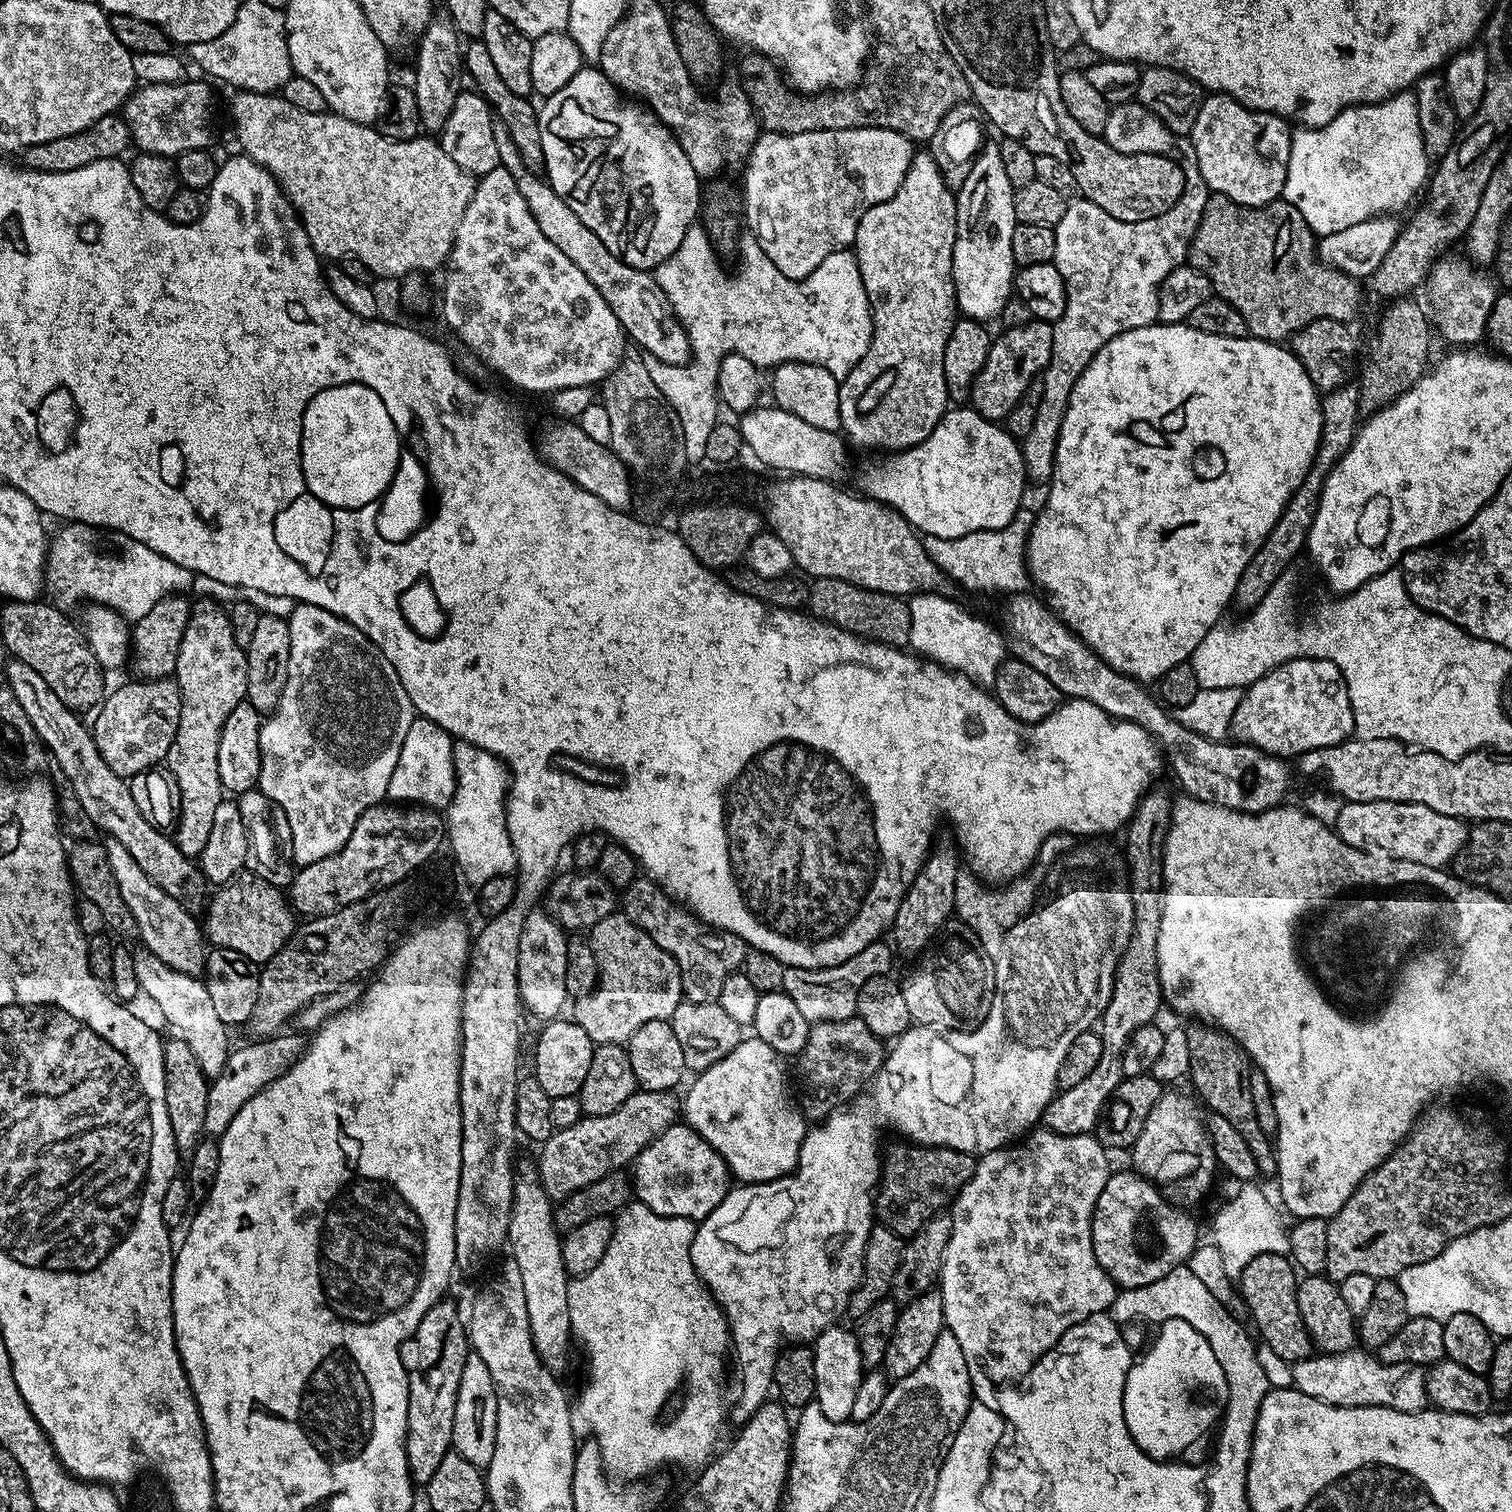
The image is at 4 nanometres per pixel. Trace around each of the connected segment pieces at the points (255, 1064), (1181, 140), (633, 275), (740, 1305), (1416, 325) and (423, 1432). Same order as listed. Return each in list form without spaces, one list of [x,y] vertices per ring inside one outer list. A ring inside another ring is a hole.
[[[284,1035],[258,1038],[252,1042],[254,1044],[244,1044],[241,1048],[233,1047],[229,1051],[226,1066],[222,1066],[222,1074],[215,1079],[214,1094],[208,1097],[204,1129],[209,1135],[223,1135],[226,1126],[230,1126],[234,1114],[238,1114],[238,1110],[242,1110],[242,1106],[250,1102],[254,1094],[273,1084],[304,1053],[306,1040],[303,1035]]]
[[[1127,100],[1109,111],[1104,136],[1117,141],[1141,140],[1144,143],[1141,145],[1154,146],[1159,156],[1178,160],[1184,175],[1184,189],[1182,198],[1178,198],[1178,202],[1174,202],[1166,214],[1158,214],[1142,222],[1122,222],[1106,214],[1106,210],[1096,208],[1094,202],[1076,198],[1069,203],[1062,220],[1055,226],[1054,263],[1058,274],[1062,274],[1064,279],[1068,301],[1062,318],[1052,324],[1050,362],[1044,367],[1039,381],[1041,384],[1038,384],[1040,405],[1034,426],[1030,426],[1020,444],[1025,477],[1041,486],[1047,485],[1052,479],[1058,430],[1082,370],[1090,366],[1094,354],[1098,354],[1098,350],[1102,350],[1110,338],[1126,330],[1157,323],[1160,315],[1160,283],[1187,261],[1188,247],[1182,244],[1182,240],[1192,242],[1210,195],[1208,183],[1198,170],[1198,158],[1194,154],[1191,139],[1188,136],[1175,136],[1136,100]]]
[[[502,126],[494,130],[494,142],[498,142],[498,154],[500,155],[500,167],[505,168],[514,178],[518,190],[522,190],[522,198],[526,198],[526,206],[530,206],[530,214],[534,214],[534,222],[538,222],[538,230],[590,278],[594,290],[606,298],[606,306],[614,310],[614,318],[618,318],[620,327],[629,341],[632,340],[637,349],[643,350],[651,359],[660,360],[664,364],[679,364],[681,366],[689,363],[692,355],[692,347],[688,341],[686,330],[676,319],[676,313],[668,304],[668,299],[663,290],[658,286],[655,275],[643,268],[635,268],[625,264],[620,257],[615,256],[582,222],[578,214],[566,206],[566,202],[558,194],[554,194],[547,182],[537,173],[531,172],[522,162],[510,134]]]
[[[1099,888],[1097,892],[1072,892],[1056,900],[1056,904],[1044,906],[1044,912],[1032,912],[1032,920],[1019,920],[1012,928],[1003,933],[1002,943],[995,953],[996,989],[992,991],[992,1003],[988,1005],[988,1016],[979,1021],[971,1030],[929,1030],[919,1026],[911,1026],[891,1045],[885,1055],[884,1065],[876,1071],[870,1081],[869,1094],[860,1094],[847,1106],[828,1113],[815,1126],[809,1127],[804,1135],[802,1150],[798,1154],[796,1171],[770,1182],[761,1184],[740,1184],[733,1187],[722,1198],[722,1202],[704,1220],[695,1225],[688,1245],[688,1258],[692,1263],[705,1289],[720,1303],[724,1316],[728,1320],[731,1343],[734,1345],[734,1356],[740,1359],[740,1376],[744,1379],[744,1389],[740,1392],[740,1409],[737,1410],[737,1421],[743,1422],[760,1409],[761,1404],[769,1399],[773,1391],[772,1371],[776,1355],[780,1353],[782,1342],[789,1336],[792,1342],[812,1342],[826,1328],[833,1327],[834,1322],[848,1310],[848,1295],[860,1284],[864,1273],[864,1251],[866,1238],[870,1238],[870,1229],[874,1226],[874,1193],[877,1191],[882,1175],[882,1152],[880,1156],[880,1128],[893,1128],[912,1139],[916,1146],[935,1146],[953,1148],[955,1152],[983,1154],[1019,1141],[1029,1130],[1041,1123],[1042,1117],[1057,1095],[1056,1079],[1058,1070],[1062,1070],[1062,1062],[1078,1034],[1093,1029],[1100,1021],[1103,1012],[1110,1002],[1112,987],[1115,984],[1116,970],[1120,958],[1125,951],[1126,937],[1133,930],[1131,896],[1124,896],[1123,890],[1106,890]]]
[[[1396,298],[1384,312],[1384,317],[1380,320],[1380,330],[1376,334],[1376,341],[1372,344],[1372,353],[1368,356],[1368,361],[1364,364],[1364,369],[1360,372],[1358,387],[1360,389],[1360,412],[1371,414],[1390,406],[1402,394],[1406,394],[1419,382],[1428,364],[1428,346],[1431,344],[1432,334],[1430,328],[1430,316],[1427,311],[1420,309],[1420,304],[1413,298]]]
[[[442,1298],[418,1322],[418,1330],[400,1348],[402,1366],[408,1375],[408,1433],[404,1439],[408,1469],[417,1485],[426,1486],[434,1478],[434,1470],[452,1448],[454,1434],[454,1410],[458,1406],[458,1382],[462,1382],[462,1366],[470,1351],[470,1336],[466,1324],[460,1321],[460,1312],[449,1298]]]

